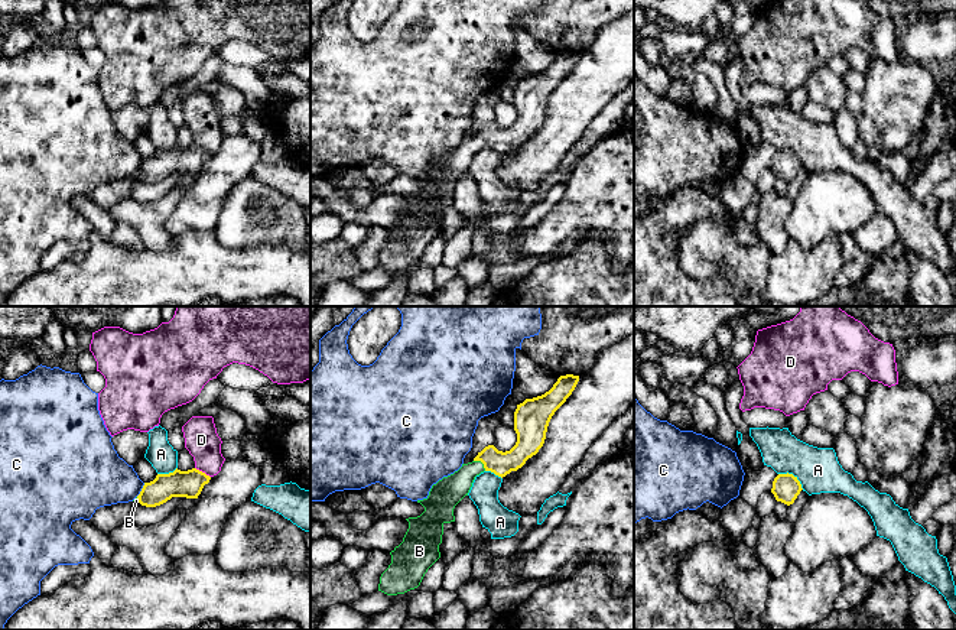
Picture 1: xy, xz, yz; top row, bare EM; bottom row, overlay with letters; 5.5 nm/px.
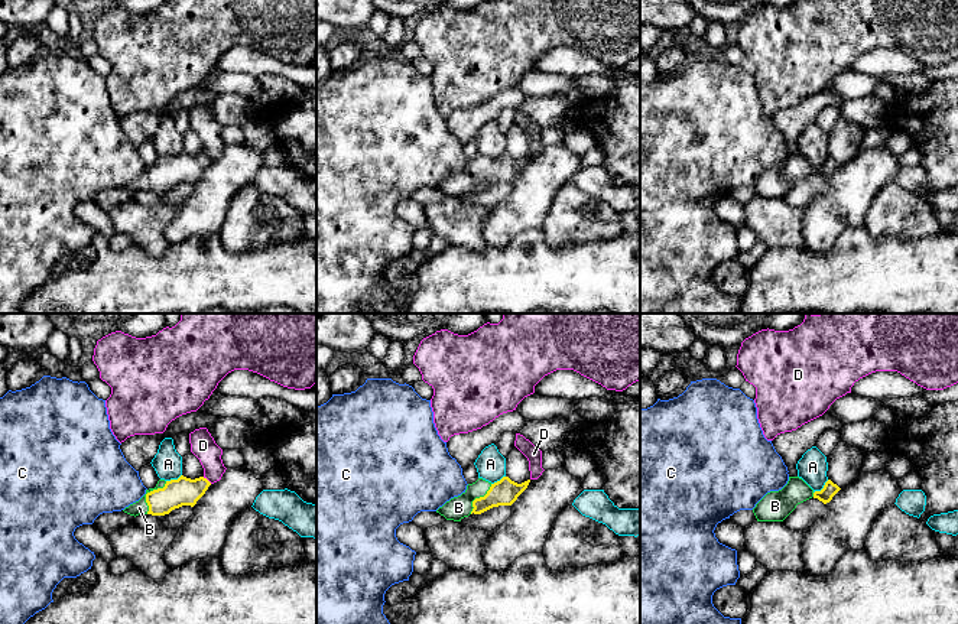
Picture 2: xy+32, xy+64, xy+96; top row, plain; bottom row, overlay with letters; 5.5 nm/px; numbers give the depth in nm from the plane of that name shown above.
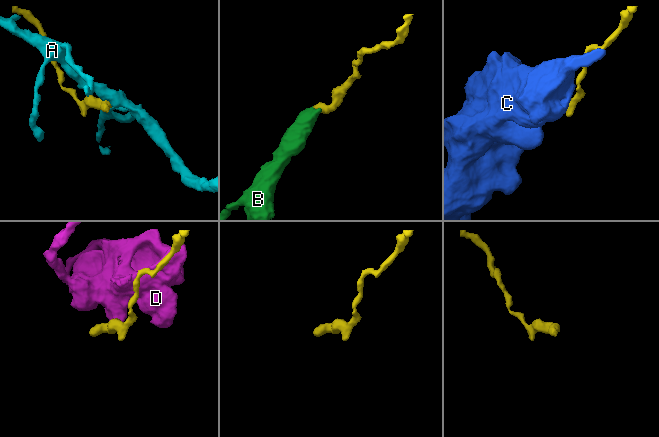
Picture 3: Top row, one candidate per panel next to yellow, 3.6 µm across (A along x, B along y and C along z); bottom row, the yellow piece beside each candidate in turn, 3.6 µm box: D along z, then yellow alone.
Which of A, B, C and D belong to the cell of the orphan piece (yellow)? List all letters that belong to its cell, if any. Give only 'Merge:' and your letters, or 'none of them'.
Merge: B

